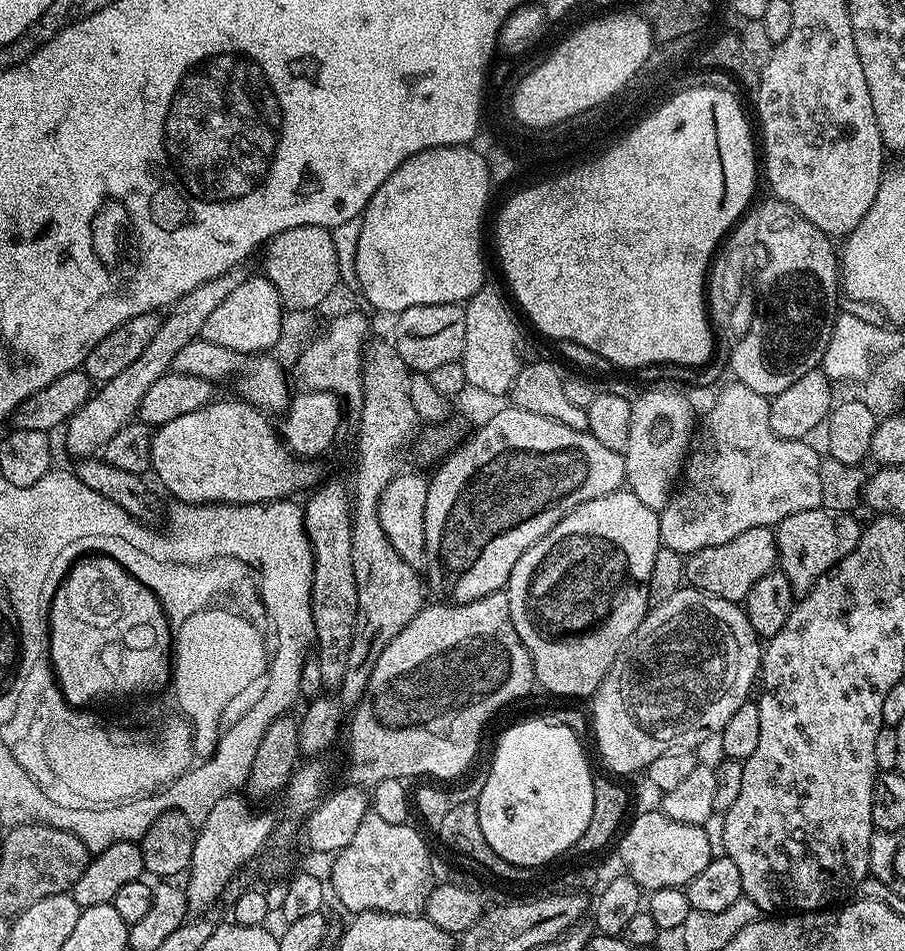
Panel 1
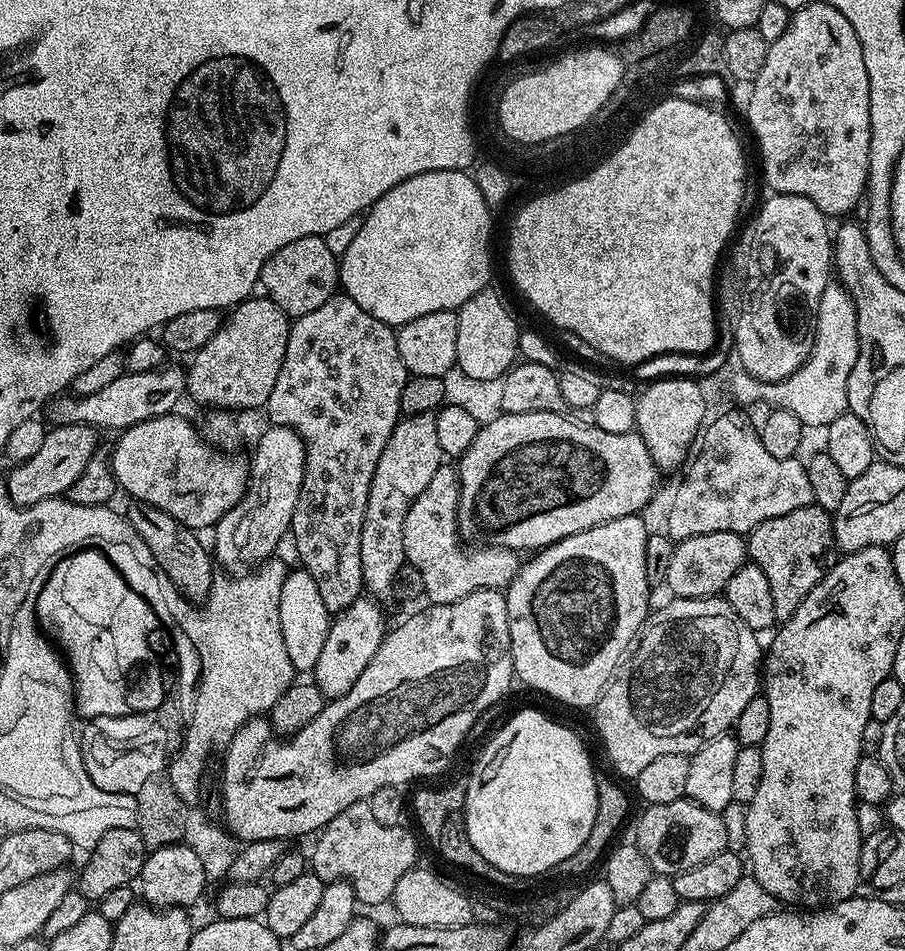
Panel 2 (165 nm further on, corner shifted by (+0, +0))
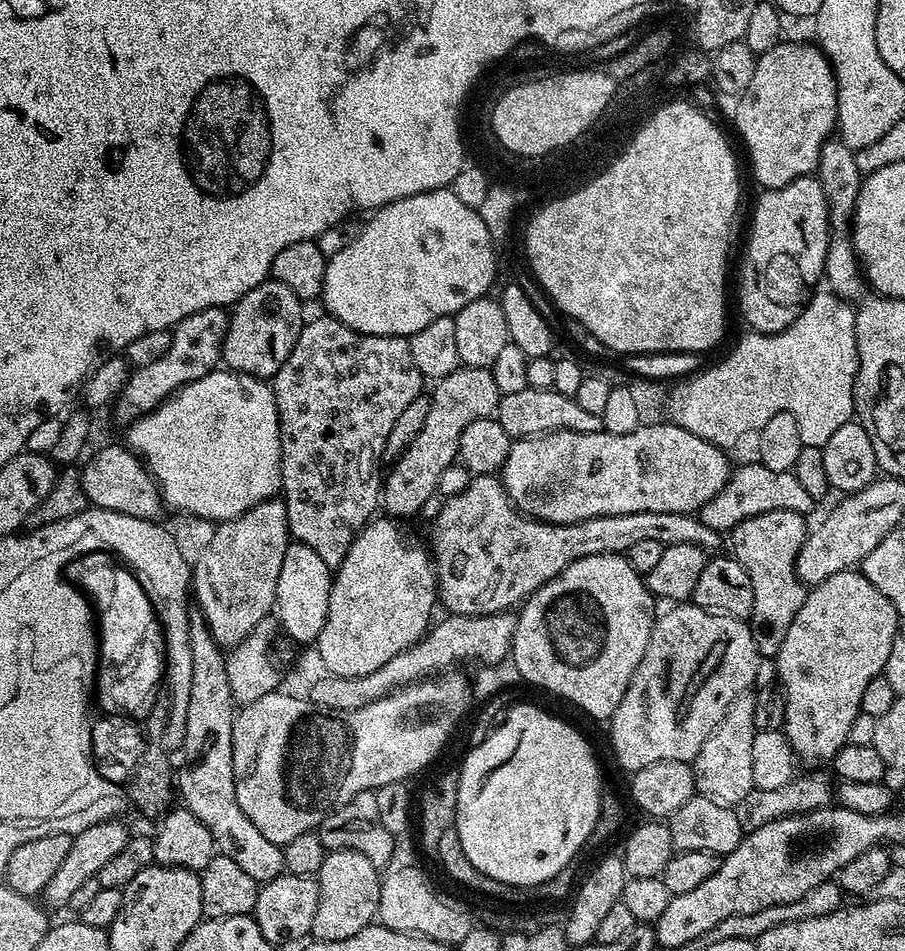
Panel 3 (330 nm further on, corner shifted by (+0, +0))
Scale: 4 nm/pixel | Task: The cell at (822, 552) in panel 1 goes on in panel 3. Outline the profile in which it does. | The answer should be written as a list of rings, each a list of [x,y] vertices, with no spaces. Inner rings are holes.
[[[770,510],[766,514],[754,514],[738,522],[730,530],[731,555],[750,574],[750,586],[754,586],[754,610],[750,617],[752,637],[761,657],[775,658],[782,650],[782,642],[790,631],[794,614],[802,610],[809,589],[798,578],[796,559],[810,531],[805,513],[794,510]]]

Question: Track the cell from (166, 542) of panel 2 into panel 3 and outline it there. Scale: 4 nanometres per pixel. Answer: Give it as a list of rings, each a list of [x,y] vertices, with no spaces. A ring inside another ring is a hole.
[[[196,606],[188,610],[188,637],[190,698],[182,708],[184,765],[181,768],[179,765],[174,776],[179,803],[188,808],[190,814],[206,826],[206,830],[210,830],[210,838],[219,855],[230,858],[258,882],[273,880],[284,872],[284,850],[281,845],[270,842],[270,838],[265,838],[258,831],[258,826],[242,814],[242,806],[238,806],[232,757],[234,722],[238,711],[234,703],[234,680],[230,675],[229,661],[228,664],[224,661],[225,651],[210,634],[206,618]]]

